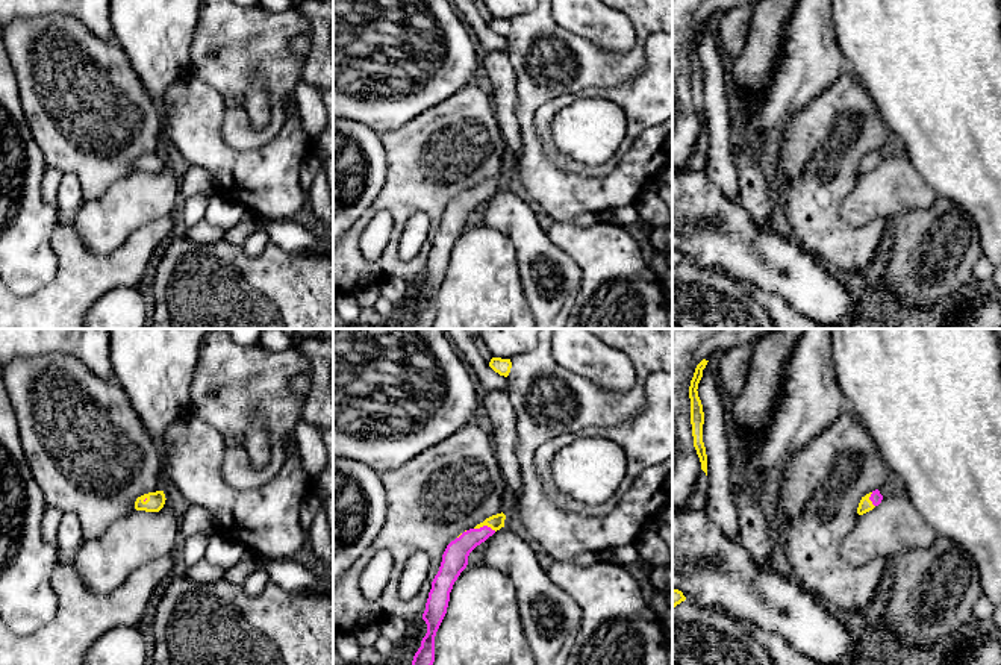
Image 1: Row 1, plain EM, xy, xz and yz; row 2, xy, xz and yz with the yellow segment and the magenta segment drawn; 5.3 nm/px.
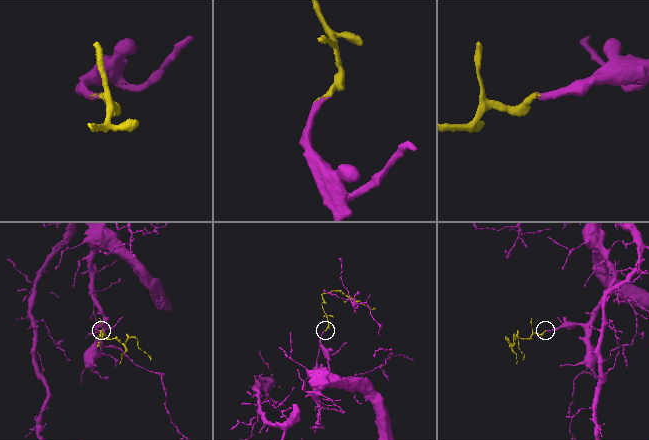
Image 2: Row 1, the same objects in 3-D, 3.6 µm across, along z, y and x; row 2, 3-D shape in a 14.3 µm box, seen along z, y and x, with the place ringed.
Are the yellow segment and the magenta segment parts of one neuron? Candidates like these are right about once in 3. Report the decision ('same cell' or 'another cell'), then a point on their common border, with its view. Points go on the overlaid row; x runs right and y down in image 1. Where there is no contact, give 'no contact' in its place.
same cell; contact xz (485, 524)

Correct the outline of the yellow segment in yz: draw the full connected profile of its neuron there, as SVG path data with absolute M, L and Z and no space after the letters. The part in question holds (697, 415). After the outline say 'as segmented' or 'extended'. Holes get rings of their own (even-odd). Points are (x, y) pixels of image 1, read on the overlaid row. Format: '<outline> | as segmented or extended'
M703 359L694 373L694 377L691 380L689 386L689 398L691 398L691 424L692 424L692 436L694 436L694 447L697 450L697 454L701 462L701 470L707 476L707 454L706 454L706 447L703 442L703 424L704 424L704 412L703 412L703 404L698 397L698 383L703 377L703 370L706 368L709 361Z | as segmented

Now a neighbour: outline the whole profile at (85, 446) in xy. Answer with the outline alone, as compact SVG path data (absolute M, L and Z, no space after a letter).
M51 353L11 361L5 371L5 389L17 417L29 470L44 494L47 507L74 512L86 535L100 536L124 514L135 510L138 497L164 491L164 457L159 442L144 429L115 379L98 377L73 354Z

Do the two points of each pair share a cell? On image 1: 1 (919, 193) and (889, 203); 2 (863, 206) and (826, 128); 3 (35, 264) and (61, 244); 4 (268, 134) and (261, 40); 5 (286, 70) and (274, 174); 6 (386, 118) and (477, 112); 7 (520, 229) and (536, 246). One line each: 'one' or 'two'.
1: one
2: two
3: two
4: one
5: two
6: two
7: one

